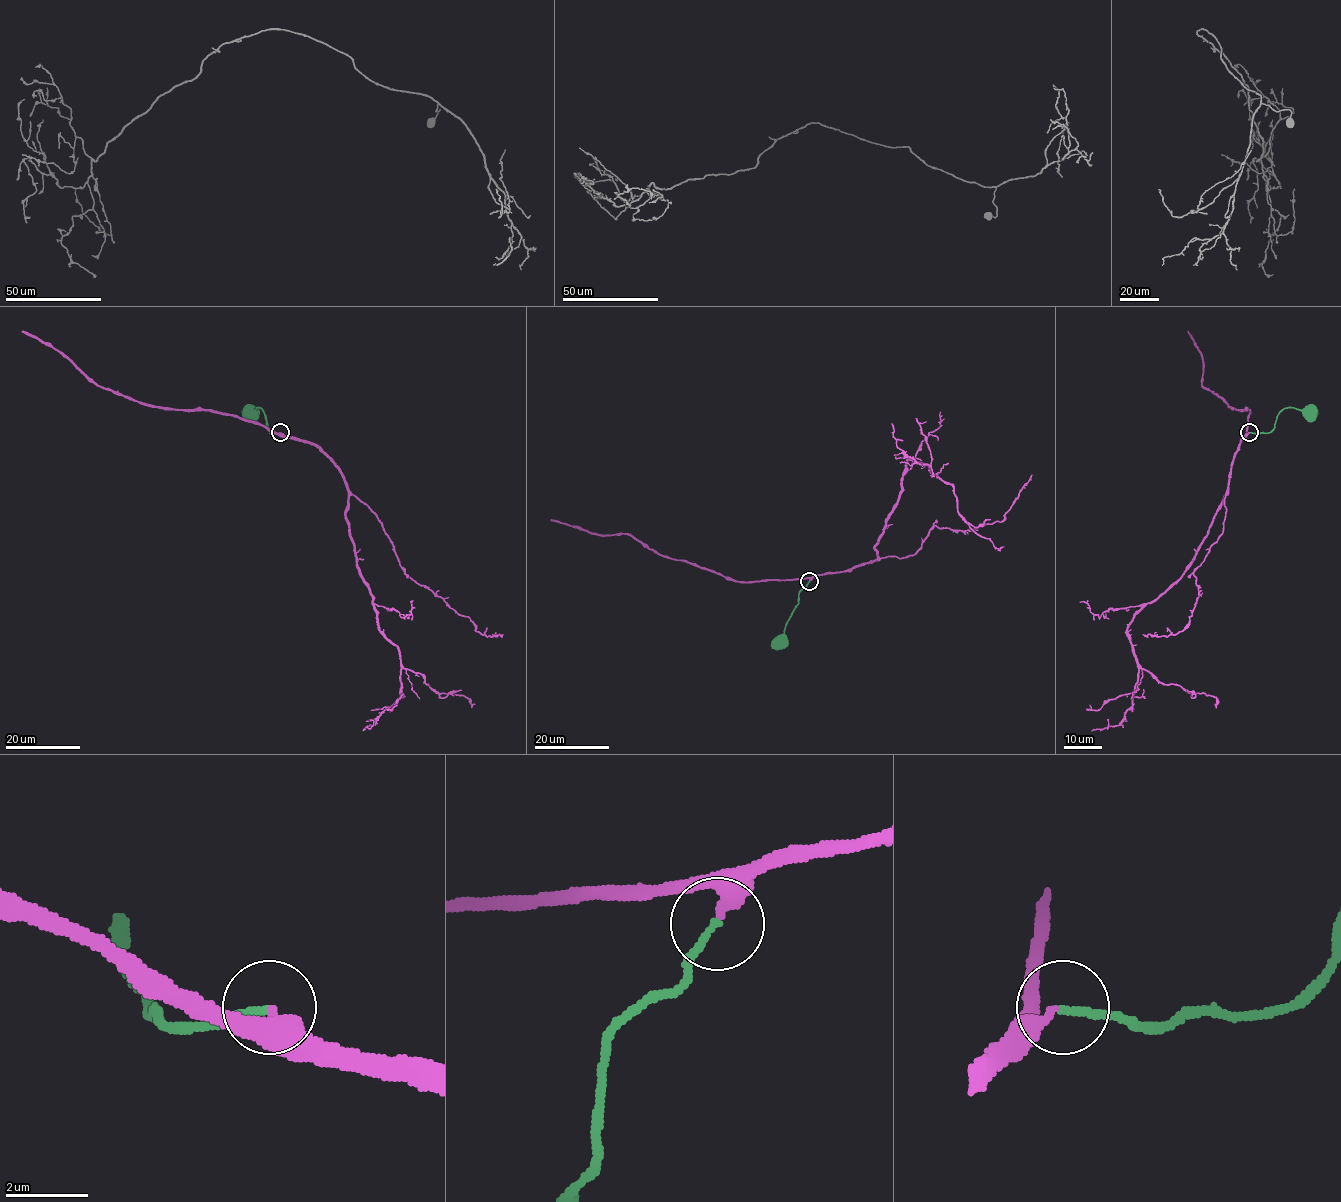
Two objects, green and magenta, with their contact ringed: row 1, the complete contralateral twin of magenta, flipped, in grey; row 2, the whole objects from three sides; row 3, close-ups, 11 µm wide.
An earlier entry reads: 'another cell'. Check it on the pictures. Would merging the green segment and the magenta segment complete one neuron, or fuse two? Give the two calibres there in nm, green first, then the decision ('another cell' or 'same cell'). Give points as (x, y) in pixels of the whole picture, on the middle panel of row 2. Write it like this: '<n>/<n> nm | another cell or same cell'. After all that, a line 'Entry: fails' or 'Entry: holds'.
170/320 nm | same cell
Entry: fails

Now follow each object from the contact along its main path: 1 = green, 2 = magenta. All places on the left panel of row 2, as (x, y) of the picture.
1: (280, 432), (269, 432), (265, 415), (260, 408), (251, 411)
2: (280, 432), (313, 443), (345, 483), (359, 574), (400, 663), (435, 691), (475, 704)

